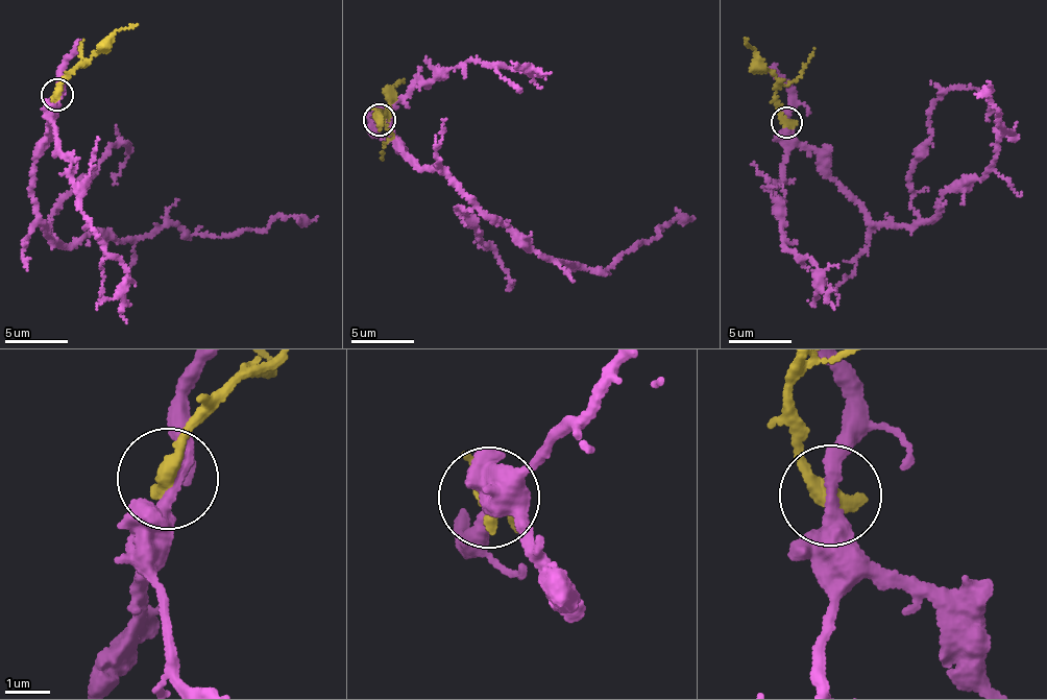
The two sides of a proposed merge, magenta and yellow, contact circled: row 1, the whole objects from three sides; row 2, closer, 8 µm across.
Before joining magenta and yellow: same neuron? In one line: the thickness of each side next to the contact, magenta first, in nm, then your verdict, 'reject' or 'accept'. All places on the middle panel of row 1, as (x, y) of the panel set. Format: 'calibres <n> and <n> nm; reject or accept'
calibres 300 and 440 nm; reject

